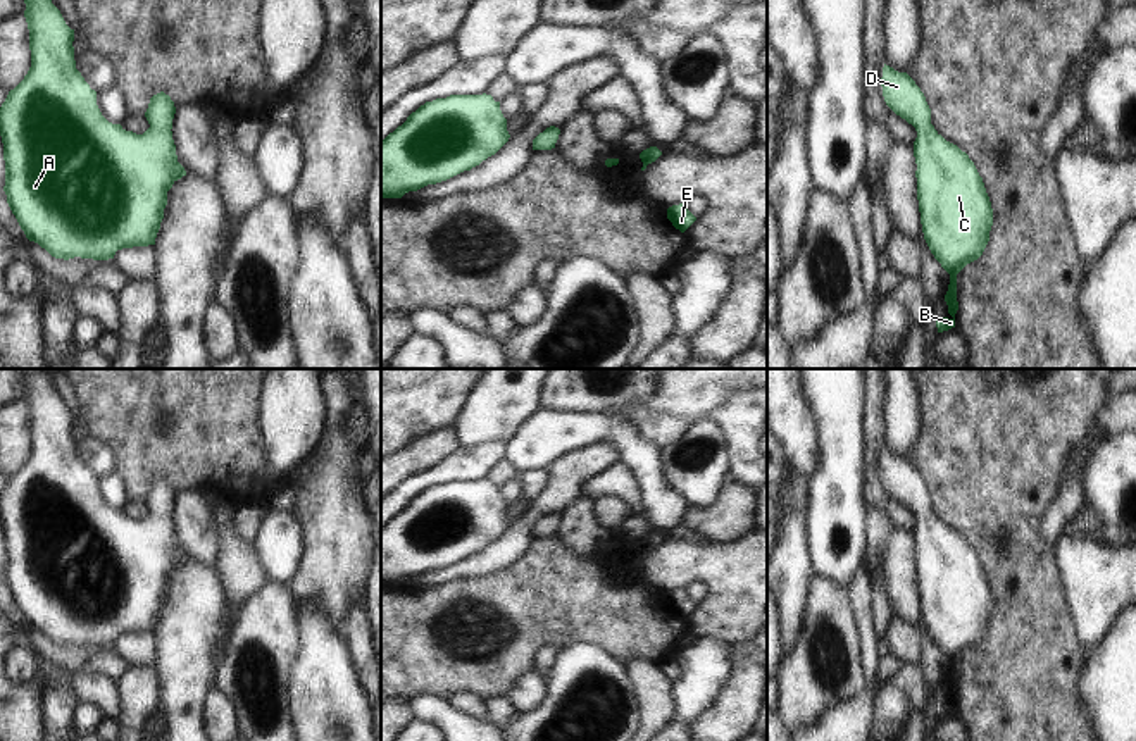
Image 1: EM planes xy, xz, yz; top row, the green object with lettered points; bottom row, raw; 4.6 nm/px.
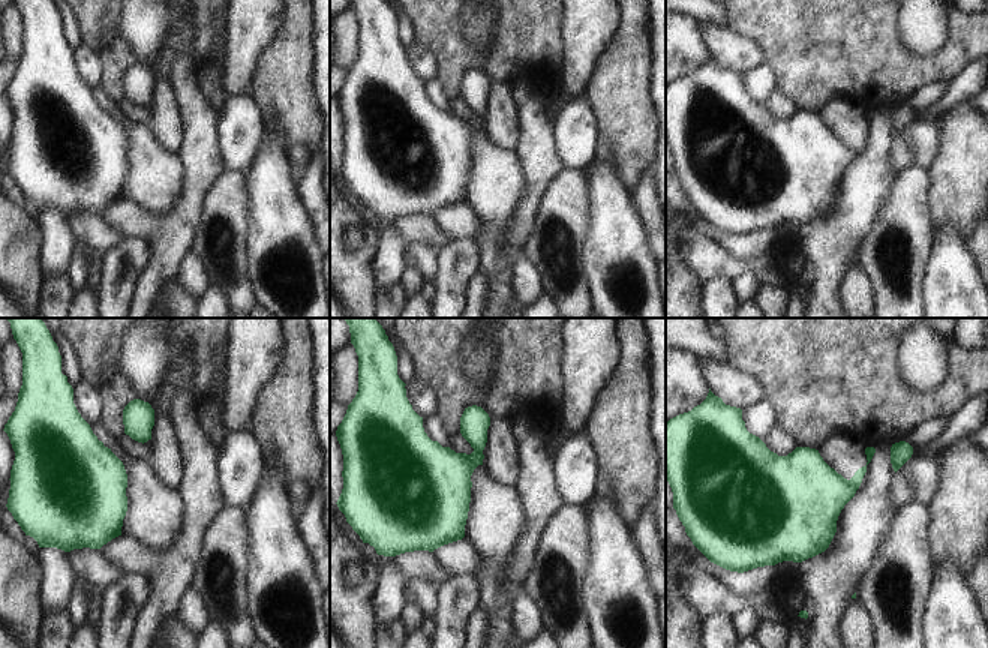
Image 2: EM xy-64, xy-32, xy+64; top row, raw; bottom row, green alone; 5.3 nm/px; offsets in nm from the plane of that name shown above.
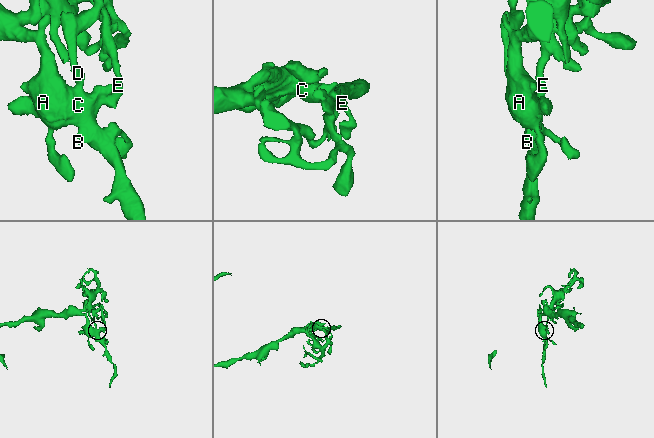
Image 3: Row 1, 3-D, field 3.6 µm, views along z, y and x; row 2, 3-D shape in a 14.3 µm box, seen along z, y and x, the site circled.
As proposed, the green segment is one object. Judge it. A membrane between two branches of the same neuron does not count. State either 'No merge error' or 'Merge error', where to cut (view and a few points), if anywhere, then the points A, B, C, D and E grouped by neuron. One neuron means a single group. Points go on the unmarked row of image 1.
No merge error. No split. Groups: A B C D E

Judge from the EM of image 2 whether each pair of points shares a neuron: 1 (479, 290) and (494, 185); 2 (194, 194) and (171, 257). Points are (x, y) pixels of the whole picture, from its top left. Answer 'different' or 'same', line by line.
1: different
2: same

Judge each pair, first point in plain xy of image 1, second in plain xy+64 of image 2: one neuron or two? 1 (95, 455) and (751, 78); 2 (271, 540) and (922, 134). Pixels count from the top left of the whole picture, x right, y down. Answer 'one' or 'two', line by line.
1: two
2: one

